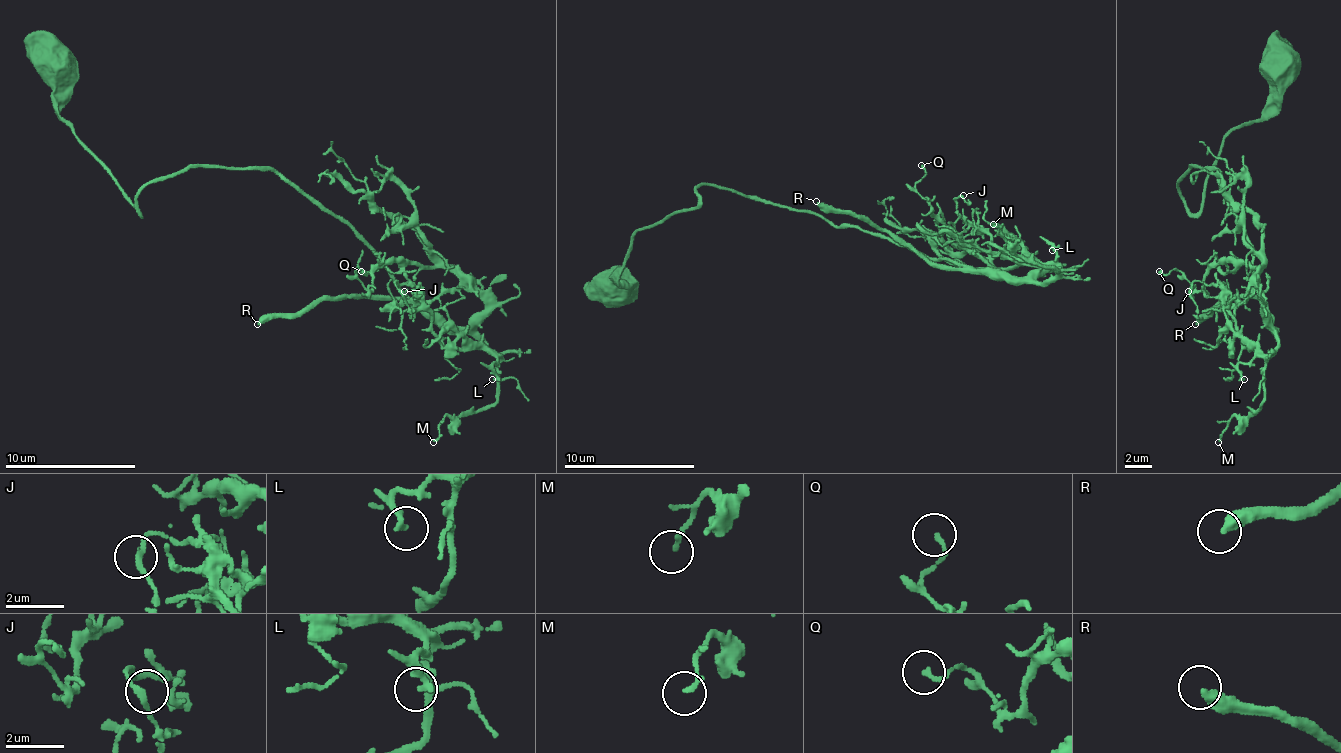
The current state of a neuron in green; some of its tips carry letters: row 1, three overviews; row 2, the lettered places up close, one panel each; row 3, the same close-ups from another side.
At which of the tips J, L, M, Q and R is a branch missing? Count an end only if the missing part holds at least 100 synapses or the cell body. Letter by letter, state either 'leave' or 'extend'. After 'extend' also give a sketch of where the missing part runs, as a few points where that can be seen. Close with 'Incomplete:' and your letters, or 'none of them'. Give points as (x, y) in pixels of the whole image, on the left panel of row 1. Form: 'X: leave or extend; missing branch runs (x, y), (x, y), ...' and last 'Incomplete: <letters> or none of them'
J: leave
L: leave
M: leave
Q: leave
R: extend; missing branch runs (257, 324), (260, 324), (257, 340), (260, 379), (257, 386), (224, 353), (178, 340), (152, 301), (106, 265)
Incomplete: R

